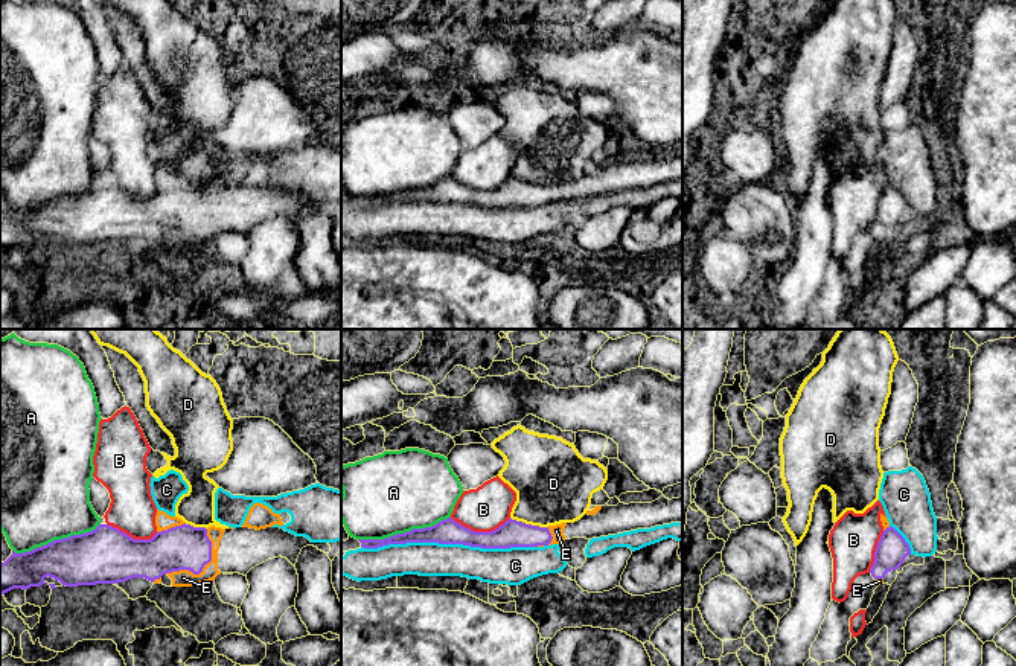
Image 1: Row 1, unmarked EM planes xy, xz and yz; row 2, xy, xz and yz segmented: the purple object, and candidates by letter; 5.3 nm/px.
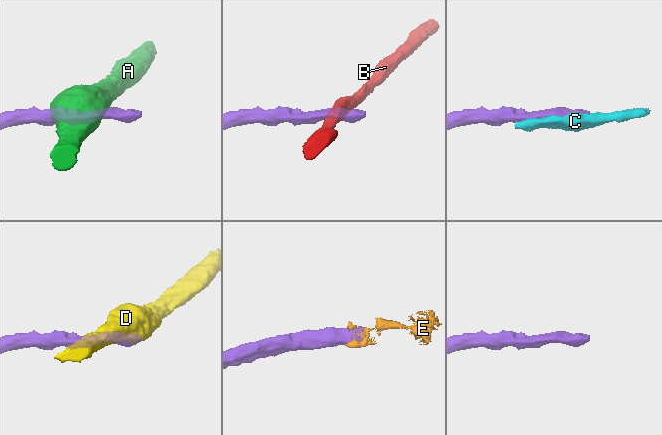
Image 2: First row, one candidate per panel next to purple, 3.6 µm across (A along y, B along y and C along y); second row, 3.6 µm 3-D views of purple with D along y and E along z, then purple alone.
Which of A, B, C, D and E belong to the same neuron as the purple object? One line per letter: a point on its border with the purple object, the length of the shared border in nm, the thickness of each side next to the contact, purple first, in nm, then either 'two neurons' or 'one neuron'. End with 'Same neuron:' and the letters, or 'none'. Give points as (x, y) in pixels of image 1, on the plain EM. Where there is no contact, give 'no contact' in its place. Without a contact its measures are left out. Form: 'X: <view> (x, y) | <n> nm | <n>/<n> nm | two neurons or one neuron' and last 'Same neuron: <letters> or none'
A: xz (405, 191) | 500 nm | 130/440 nm | two neurons
B: xz (480, 191) | 320 nm | 140/240 nm | two neurons
C: xz (448, 201) | 950 nm | 130/180 nm | two neurons
D: xz (529, 183) | 200 nm | 140/400 nm | two neurons
E: xy (203, 226) | 340 nm | 240/90 nm | two neurons
Same neuron: none

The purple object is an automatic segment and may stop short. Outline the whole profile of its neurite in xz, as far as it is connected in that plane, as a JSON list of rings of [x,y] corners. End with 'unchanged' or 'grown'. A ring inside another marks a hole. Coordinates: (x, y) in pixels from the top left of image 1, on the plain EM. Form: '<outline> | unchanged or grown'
[[[451,175],[431,186],[413,187],[384,198],[358,198],[364,207],[378,207],[388,203],[439,201],[463,203],[481,207],[510,207],[548,204],[553,195],[548,186],[526,183],[509,177],[492,191],[474,191]]] | unchanged

